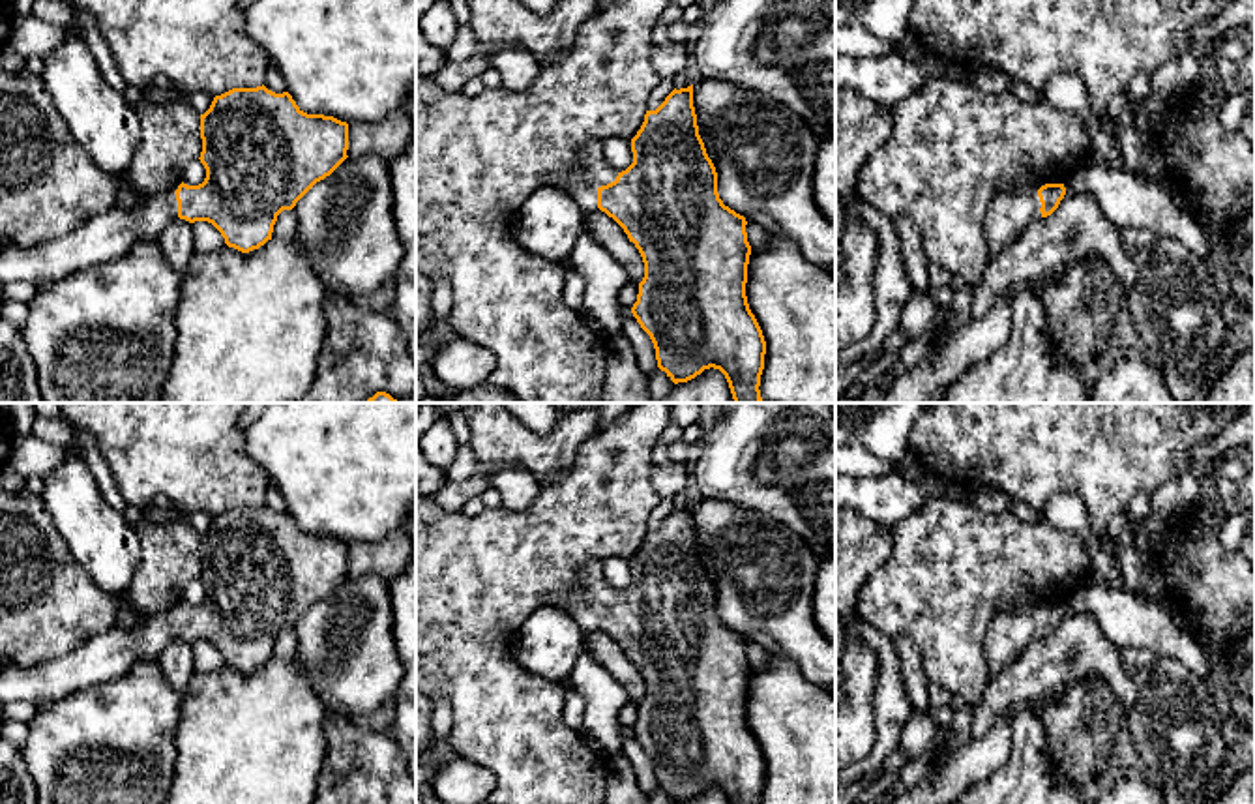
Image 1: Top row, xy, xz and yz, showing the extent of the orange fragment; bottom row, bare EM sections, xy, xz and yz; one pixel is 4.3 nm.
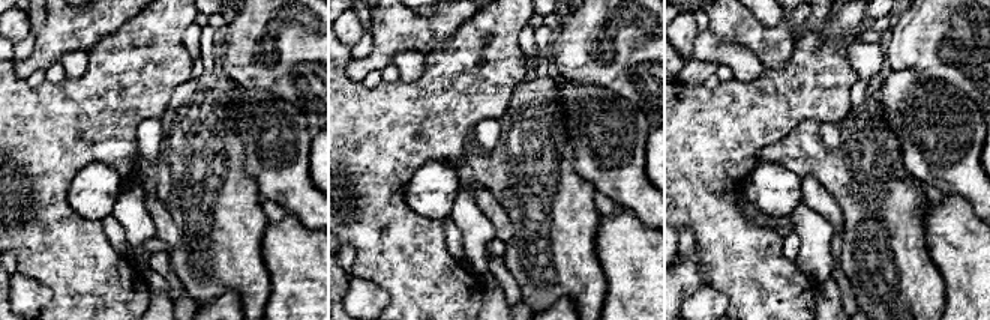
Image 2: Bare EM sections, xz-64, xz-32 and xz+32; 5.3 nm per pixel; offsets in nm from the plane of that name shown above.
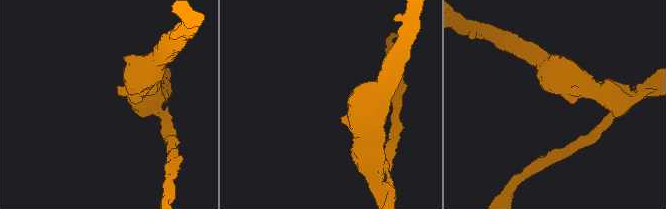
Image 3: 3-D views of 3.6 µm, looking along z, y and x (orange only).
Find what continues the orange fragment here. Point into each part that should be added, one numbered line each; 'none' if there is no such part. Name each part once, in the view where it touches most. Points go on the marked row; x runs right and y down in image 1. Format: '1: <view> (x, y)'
1: xz (592, 171)

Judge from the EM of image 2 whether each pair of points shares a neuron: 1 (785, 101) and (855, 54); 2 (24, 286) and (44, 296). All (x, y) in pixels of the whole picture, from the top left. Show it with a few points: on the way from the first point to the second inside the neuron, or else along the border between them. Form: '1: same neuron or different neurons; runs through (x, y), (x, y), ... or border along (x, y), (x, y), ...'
1: different neurons; border along (858, 27), (851, 38), (848, 62), (860, 77)
2: same neuron; runs through (29, 290), (39, 296)

